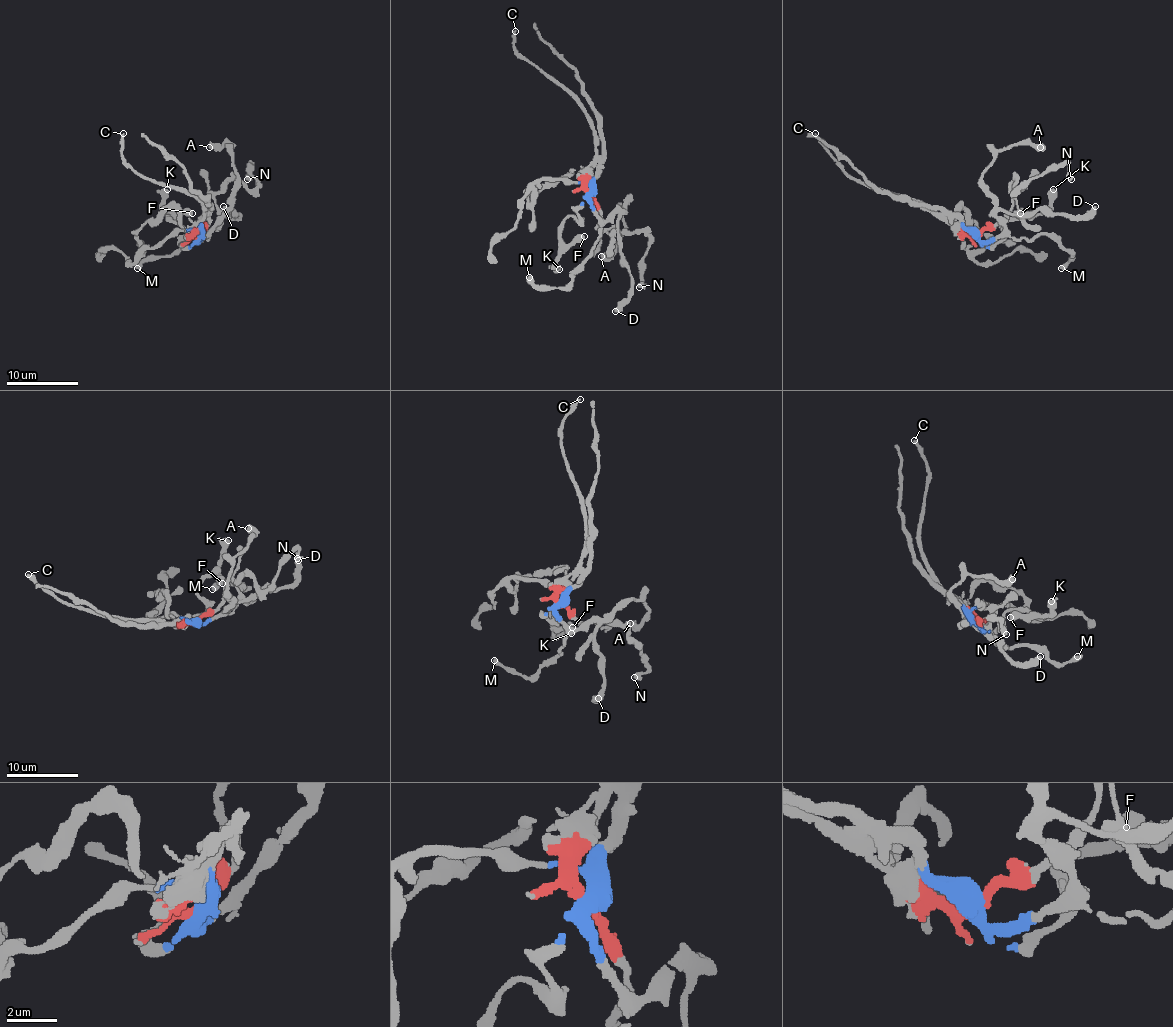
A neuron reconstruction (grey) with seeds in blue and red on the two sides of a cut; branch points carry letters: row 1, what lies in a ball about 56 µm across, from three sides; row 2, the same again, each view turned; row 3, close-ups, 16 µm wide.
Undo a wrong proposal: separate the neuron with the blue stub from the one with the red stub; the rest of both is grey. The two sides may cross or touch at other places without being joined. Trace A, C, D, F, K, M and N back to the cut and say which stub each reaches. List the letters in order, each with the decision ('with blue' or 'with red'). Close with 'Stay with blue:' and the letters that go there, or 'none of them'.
A: with blue
C: with red
D: with blue
F: with blue
K: with blue
M: with blue
N: with red
Stay with blue: A, D, F, K, M

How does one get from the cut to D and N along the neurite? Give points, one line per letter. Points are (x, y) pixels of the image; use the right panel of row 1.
D: (978, 236), (981, 241), (992, 241), (1005, 228), (996, 214), (999, 210), (1086, 216), (1095, 207)
N: (978, 236), (997, 223), (1012, 207), (1015, 180), (1015, 189), (1066, 164), (1071, 180)

